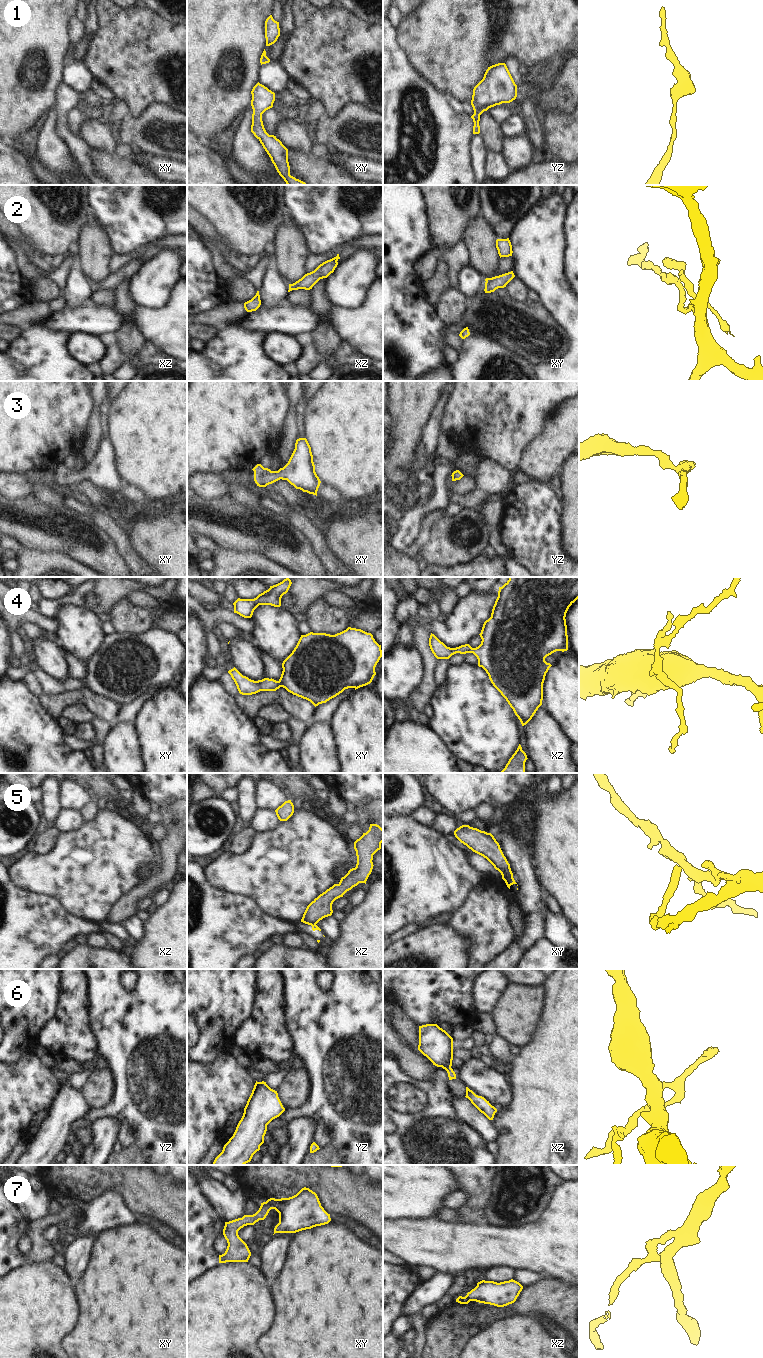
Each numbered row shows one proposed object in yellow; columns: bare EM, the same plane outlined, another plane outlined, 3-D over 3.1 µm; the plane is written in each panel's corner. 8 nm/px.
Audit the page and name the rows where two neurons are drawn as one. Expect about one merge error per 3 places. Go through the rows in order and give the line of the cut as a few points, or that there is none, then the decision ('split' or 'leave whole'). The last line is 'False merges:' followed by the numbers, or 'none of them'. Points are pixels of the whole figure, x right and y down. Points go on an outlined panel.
1: no cut; leave whole
2: cut in xz along (292, 284), (293, 289); split
3: no cut; leave whole
4: no cut; leave whole
5: cut in xy along (512, 875), (502, 878); split
6: no cut; leave whole
7: cut in xy along (266, 1201), (274, 1208); split
False merges: 2, 5, 7

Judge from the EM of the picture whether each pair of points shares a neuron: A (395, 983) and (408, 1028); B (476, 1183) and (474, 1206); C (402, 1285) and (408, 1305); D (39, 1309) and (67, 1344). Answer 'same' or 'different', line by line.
A: different
B: same
C: different
D: different

